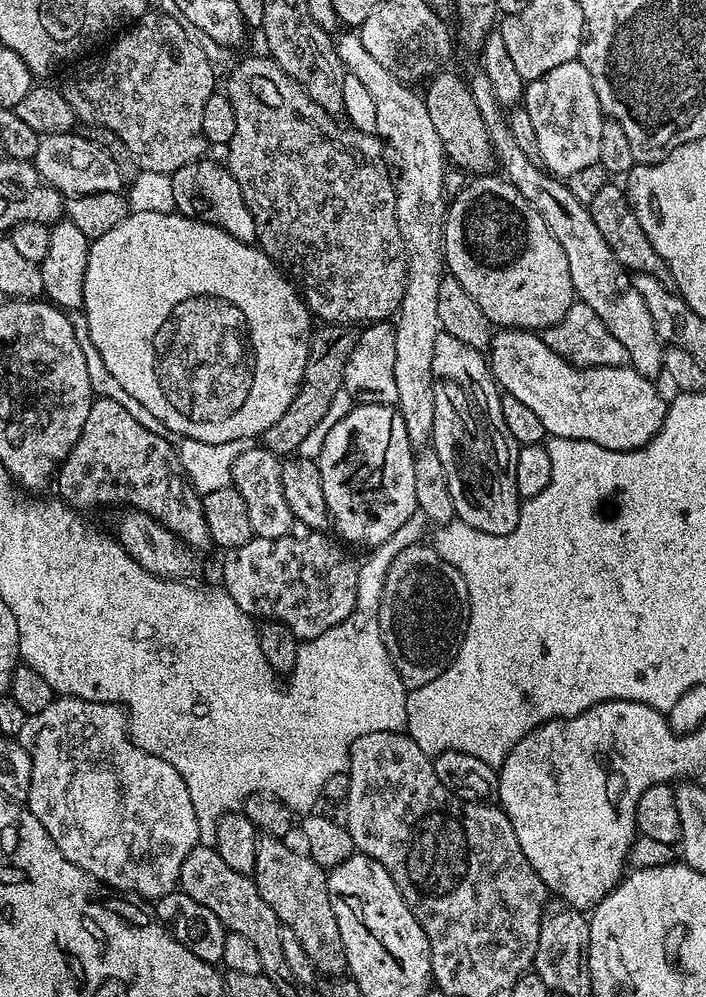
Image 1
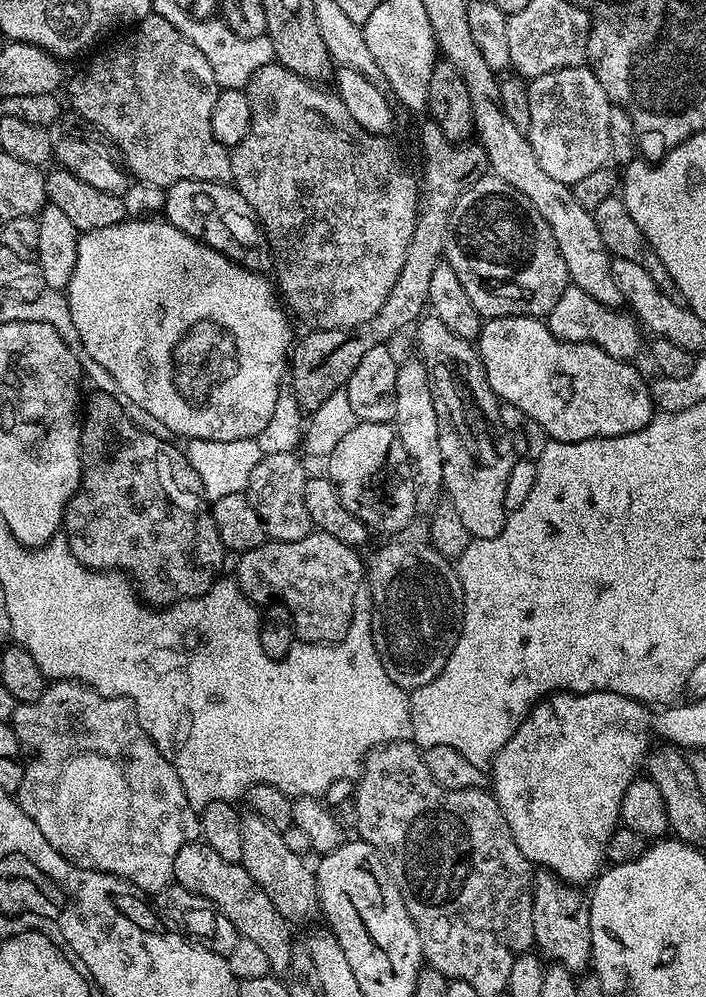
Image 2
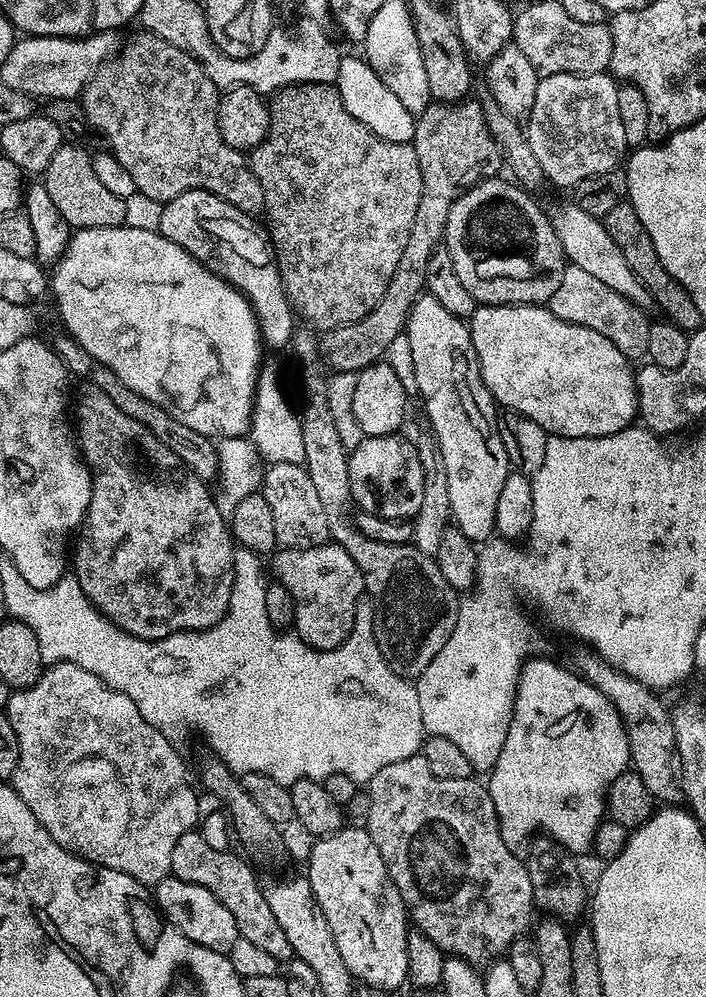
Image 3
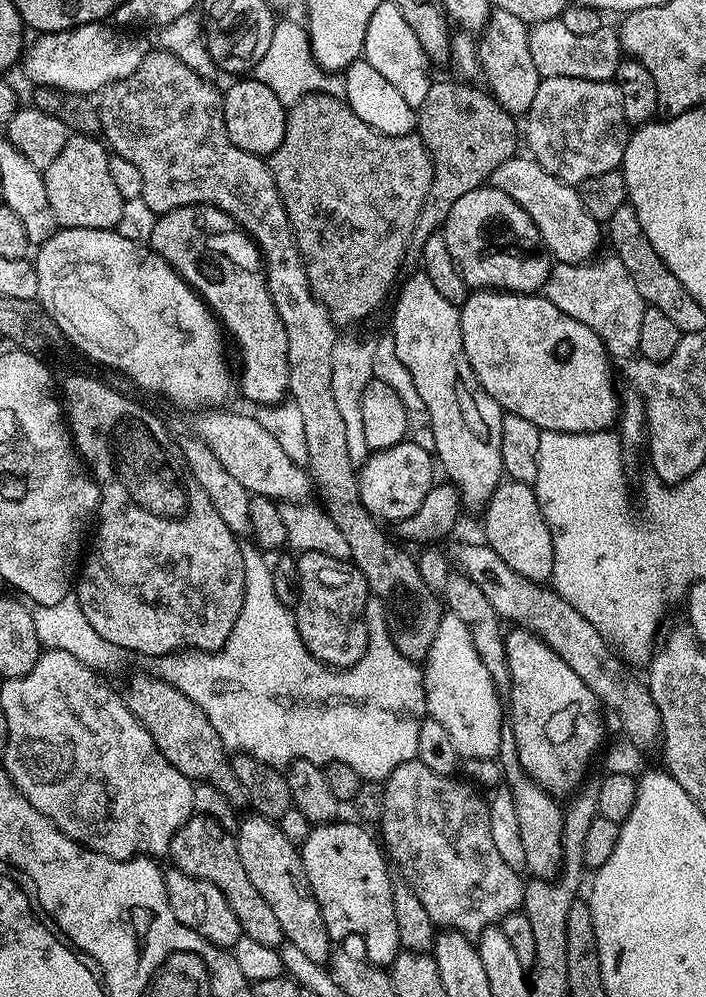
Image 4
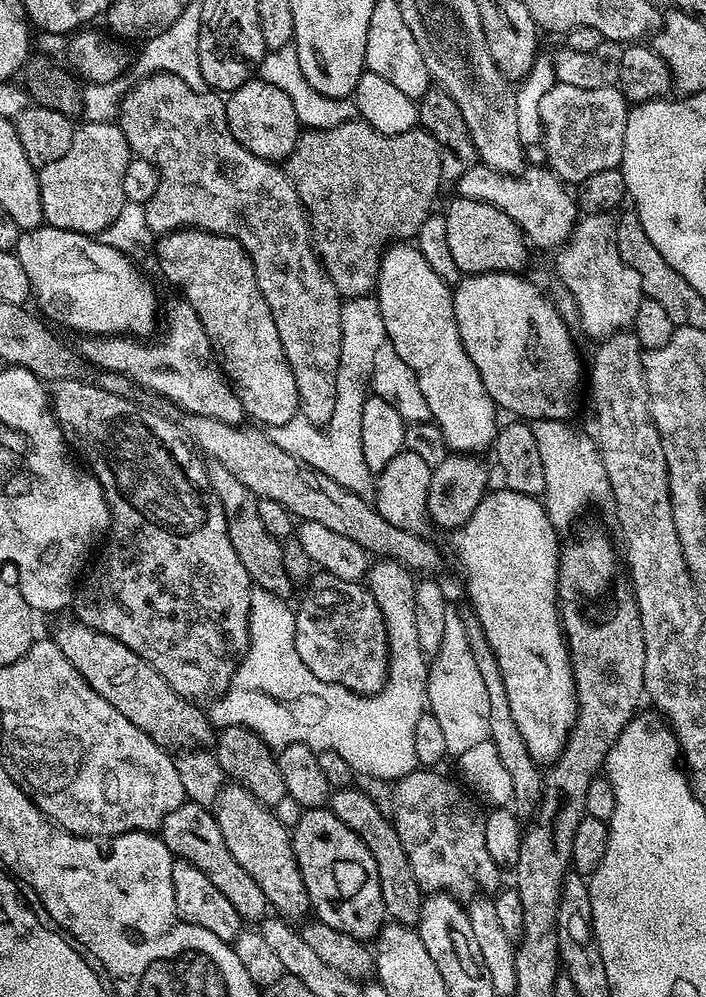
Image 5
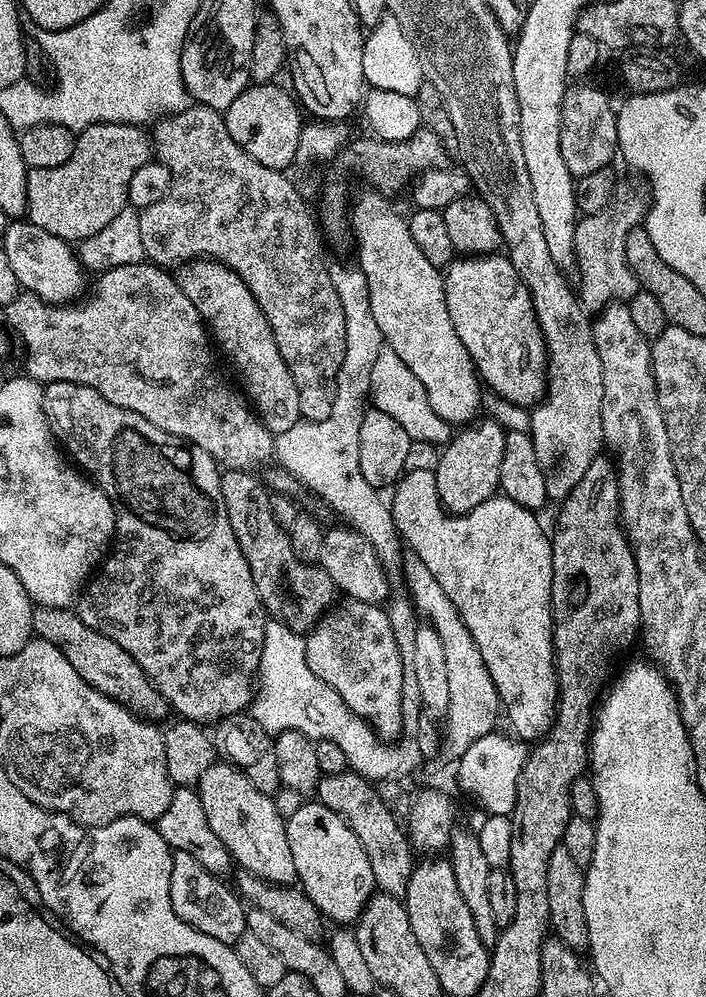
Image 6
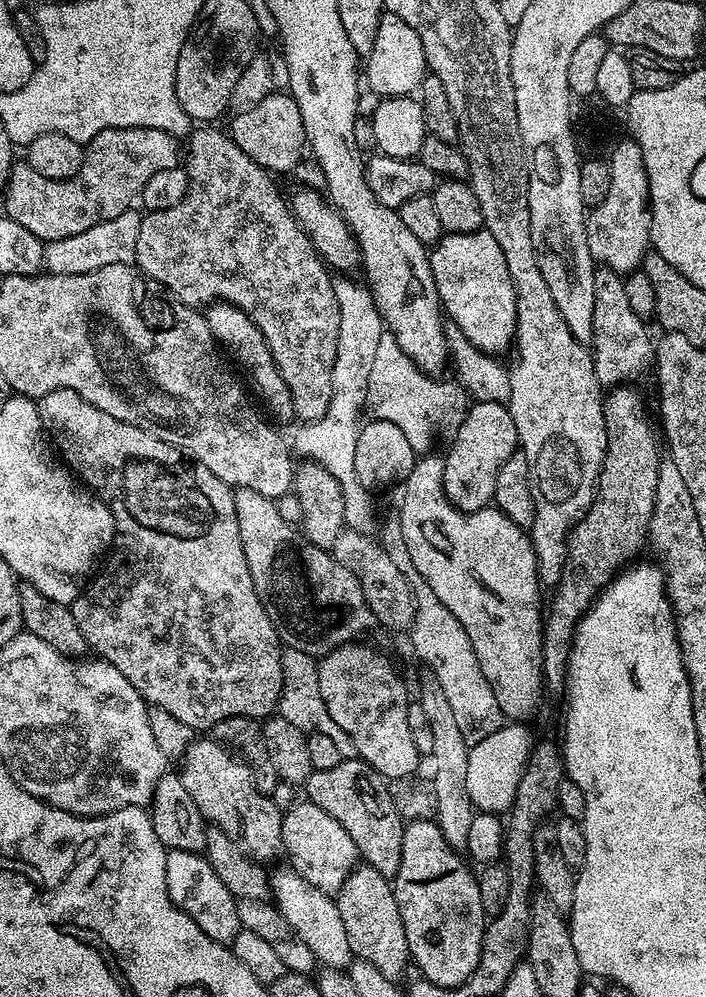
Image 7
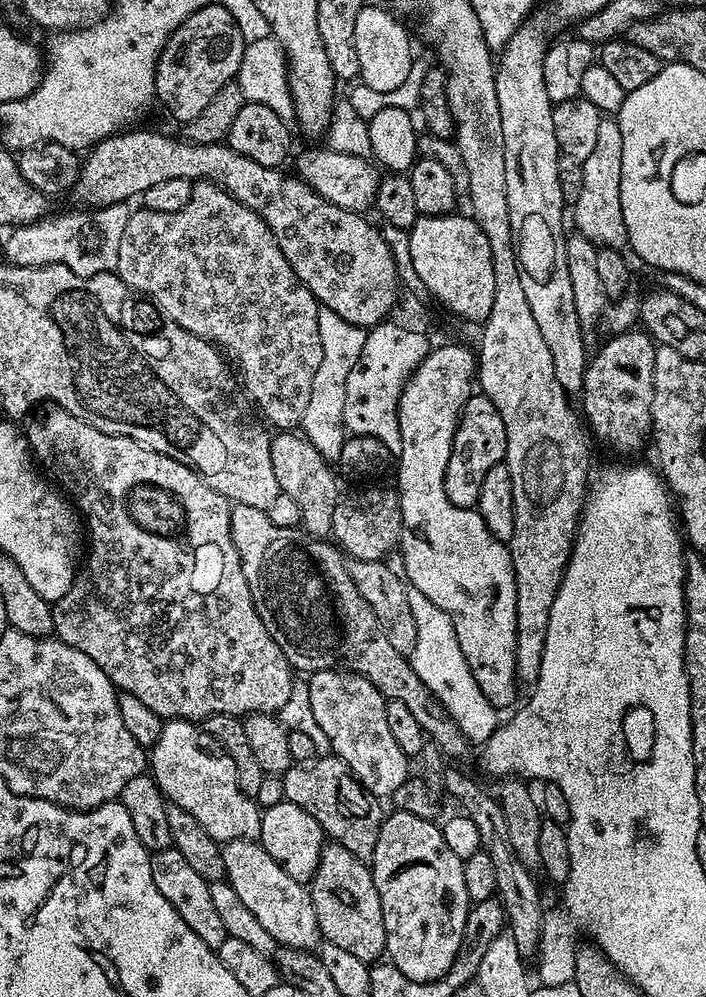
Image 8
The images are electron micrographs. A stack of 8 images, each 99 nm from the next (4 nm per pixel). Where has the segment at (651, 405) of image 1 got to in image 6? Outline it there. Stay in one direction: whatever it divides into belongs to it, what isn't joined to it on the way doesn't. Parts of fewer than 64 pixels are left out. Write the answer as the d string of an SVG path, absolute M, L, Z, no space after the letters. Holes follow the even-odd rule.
M489 254L453 259L452 263L443 269L442 275L450 322L454 322L454 330L458 338L462 338L462 346L466 346L481 381L487 387L489 384L506 403L517 404L525 410L531 409L546 391L548 354L544 350L544 335L540 333L532 299L518 270L514 270L507 255Z

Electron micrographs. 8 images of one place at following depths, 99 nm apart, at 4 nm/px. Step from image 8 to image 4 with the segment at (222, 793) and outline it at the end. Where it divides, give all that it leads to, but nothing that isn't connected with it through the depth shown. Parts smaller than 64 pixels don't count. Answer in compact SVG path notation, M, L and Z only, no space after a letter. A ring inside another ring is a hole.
M248 814L241 822L240 829L235 829L234 832L238 858L242 858L242 867L250 877L251 884L257 888L258 894L262 894L262 899L278 917L285 941L298 946L311 961L327 965L334 951L334 941L328 935L322 910L310 890L300 849L295 843L292 845L291 838L280 827L277 821Z

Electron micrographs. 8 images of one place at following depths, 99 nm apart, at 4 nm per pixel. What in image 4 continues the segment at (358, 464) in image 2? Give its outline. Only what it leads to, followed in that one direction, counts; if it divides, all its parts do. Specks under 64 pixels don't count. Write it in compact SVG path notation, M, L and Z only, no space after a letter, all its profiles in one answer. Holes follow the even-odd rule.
M405 442L373 451L358 468L360 501L381 521L399 522L410 518L422 506L424 494L433 483L434 456L427 447ZM428 451L428 452L427 452ZM384 519L384 520L383 520Z

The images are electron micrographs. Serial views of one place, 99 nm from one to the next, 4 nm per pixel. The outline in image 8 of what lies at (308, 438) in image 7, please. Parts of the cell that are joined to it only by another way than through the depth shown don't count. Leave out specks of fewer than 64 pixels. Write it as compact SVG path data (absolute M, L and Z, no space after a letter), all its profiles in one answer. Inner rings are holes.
M339 318L321 323L320 335L324 338L322 362L318 366L318 374L314 374L312 383L312 399L304 412L302 435L321 452L325 460L336 462L346 452L346 425L344 423L344 399L346 398L346 382L360 362L360 355L368 338L368 332L358 325L348 324Z

